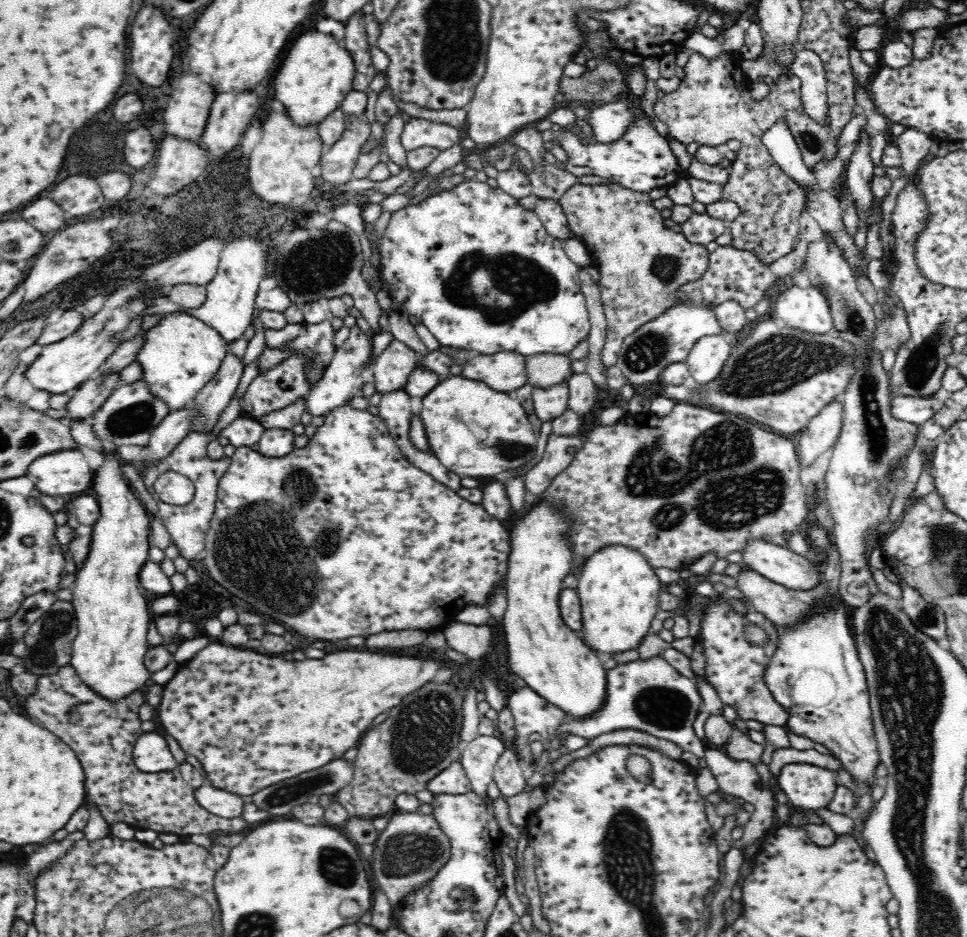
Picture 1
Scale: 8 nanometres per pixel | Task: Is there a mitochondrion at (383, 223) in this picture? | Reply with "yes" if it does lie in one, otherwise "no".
no

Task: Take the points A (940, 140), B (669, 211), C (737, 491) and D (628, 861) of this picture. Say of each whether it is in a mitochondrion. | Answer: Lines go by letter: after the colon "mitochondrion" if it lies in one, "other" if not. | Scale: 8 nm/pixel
A: other
B: other
C: mitochondrion
D: mitochondrion

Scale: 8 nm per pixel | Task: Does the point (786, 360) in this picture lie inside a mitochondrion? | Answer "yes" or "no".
yes

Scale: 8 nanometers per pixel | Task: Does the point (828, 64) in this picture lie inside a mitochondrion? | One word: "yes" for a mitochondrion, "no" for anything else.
no

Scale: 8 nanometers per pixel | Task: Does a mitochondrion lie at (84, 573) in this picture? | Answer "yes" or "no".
no

